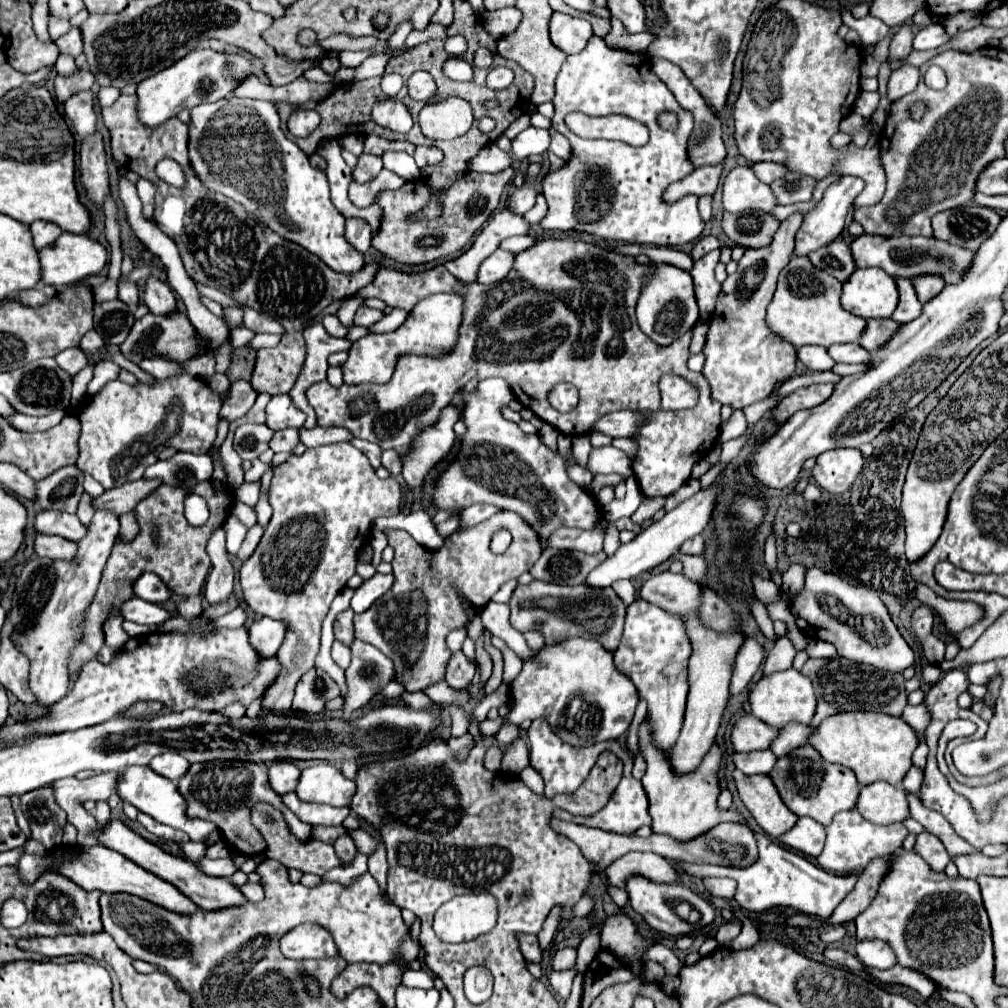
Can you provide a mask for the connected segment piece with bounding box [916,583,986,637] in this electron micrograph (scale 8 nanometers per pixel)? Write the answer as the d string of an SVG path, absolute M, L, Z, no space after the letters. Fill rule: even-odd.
M916 583L916 597L920 603L924 603L936 611L942 625L946 627L946 631L952 637L956 637L956 633L972 627L974 623L982 621L986 615L984 609L980 605L976 605L974 601L954 603L952 599L942 599L932 589L928 589L924 583Z

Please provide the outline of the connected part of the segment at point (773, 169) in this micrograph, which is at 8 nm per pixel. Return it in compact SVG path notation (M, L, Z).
M766 161L766 163L754 163L752 165L756 169L756 175L760 181L764 181L766 185L770 185L772 181L776 181L776 177L784 177L784 173L788 173L786 165L776 165L774 161Z

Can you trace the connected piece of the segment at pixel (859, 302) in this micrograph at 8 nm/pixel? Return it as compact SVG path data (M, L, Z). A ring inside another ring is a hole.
M856 269L842 285L840 303L856 317L872 319L876 315L892 315L898 303L894 279L878 269Z

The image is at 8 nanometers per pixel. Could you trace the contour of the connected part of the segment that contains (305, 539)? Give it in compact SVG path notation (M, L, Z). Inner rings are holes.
M332 443L316 449L306 449L304 455L292 455L272 475L268 501L274 515L258 543L254 555L240 569L240 583L244 601L258 615L282 619L288 623L288 633L278 649L282 671L274 685L266 691L262 701L262 713L290 713L294 687L300 677L312 669L320 649L322 621L330 609L334 597L346 587L346 581L356 573L358 551L370 541L370 525L376 517L390 517L400 511L402 489L394 477L378 479L364 453L350 443Z

